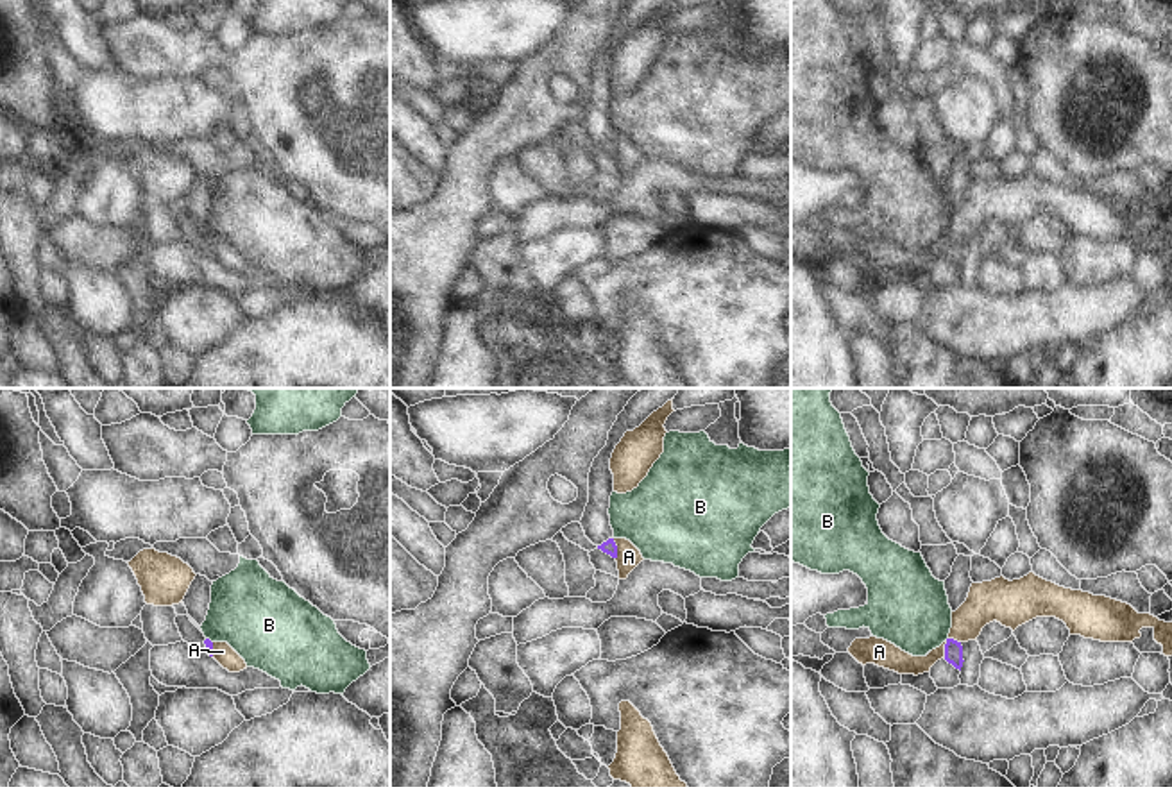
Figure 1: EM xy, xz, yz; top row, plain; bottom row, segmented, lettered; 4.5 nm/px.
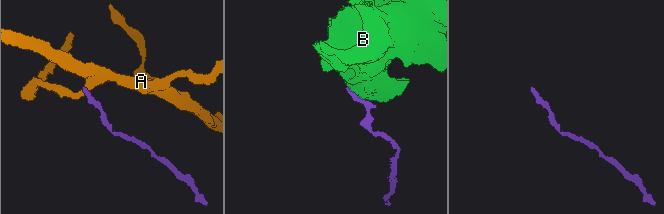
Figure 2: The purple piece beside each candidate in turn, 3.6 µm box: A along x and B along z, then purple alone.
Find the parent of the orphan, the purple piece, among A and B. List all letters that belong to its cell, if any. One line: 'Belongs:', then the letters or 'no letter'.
Belongs: no letter

